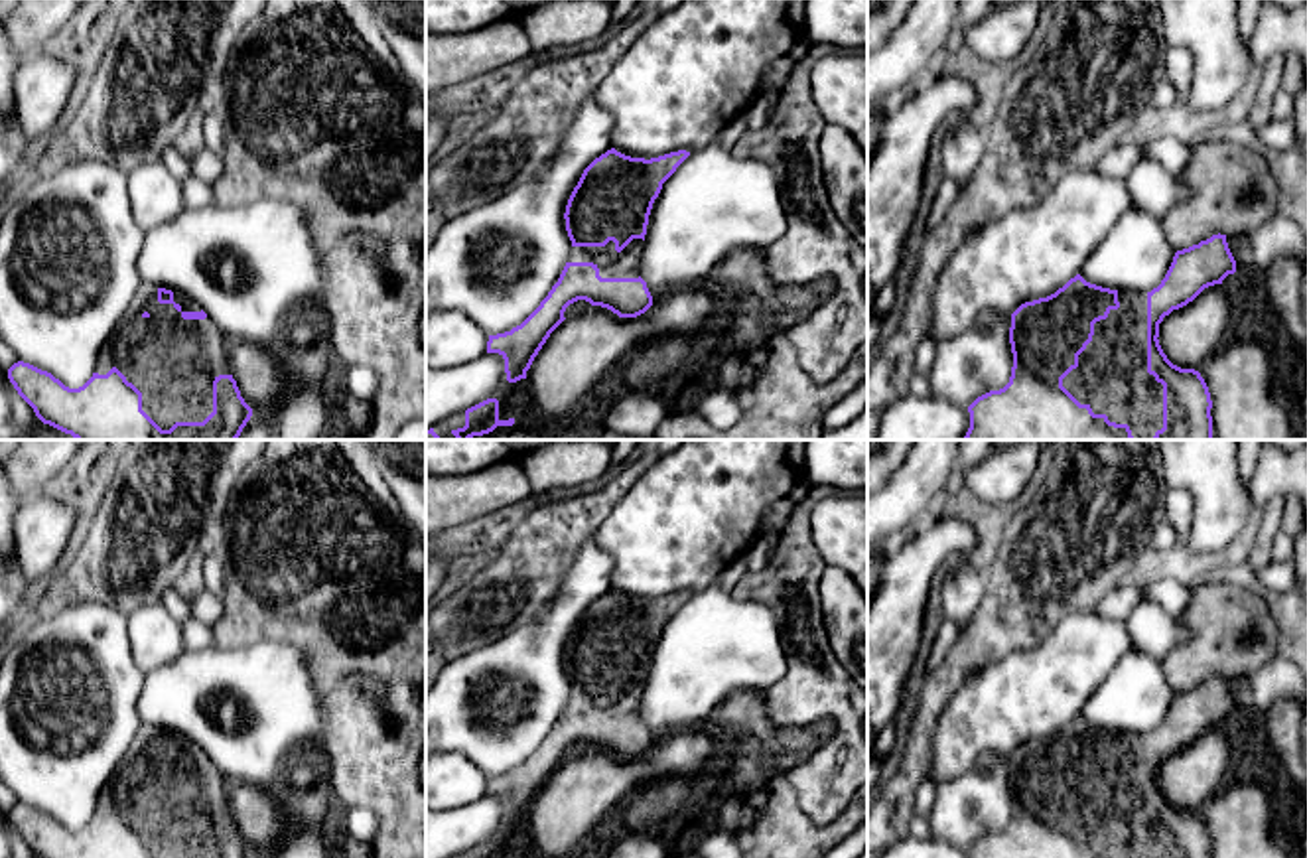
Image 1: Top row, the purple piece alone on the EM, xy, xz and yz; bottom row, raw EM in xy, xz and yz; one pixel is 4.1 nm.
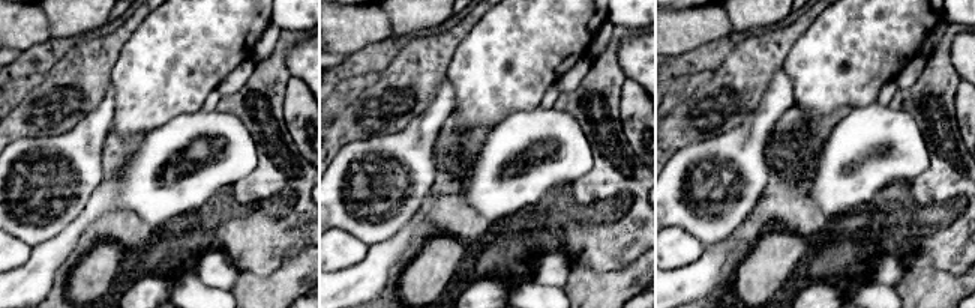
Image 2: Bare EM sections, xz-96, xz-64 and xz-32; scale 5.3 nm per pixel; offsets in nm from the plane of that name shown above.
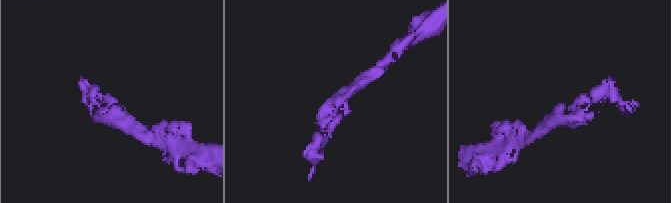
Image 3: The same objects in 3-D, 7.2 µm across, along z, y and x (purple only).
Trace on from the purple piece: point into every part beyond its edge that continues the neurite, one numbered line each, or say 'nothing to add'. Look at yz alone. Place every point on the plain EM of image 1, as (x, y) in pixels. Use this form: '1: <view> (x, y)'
1: yz (1112, 819)

